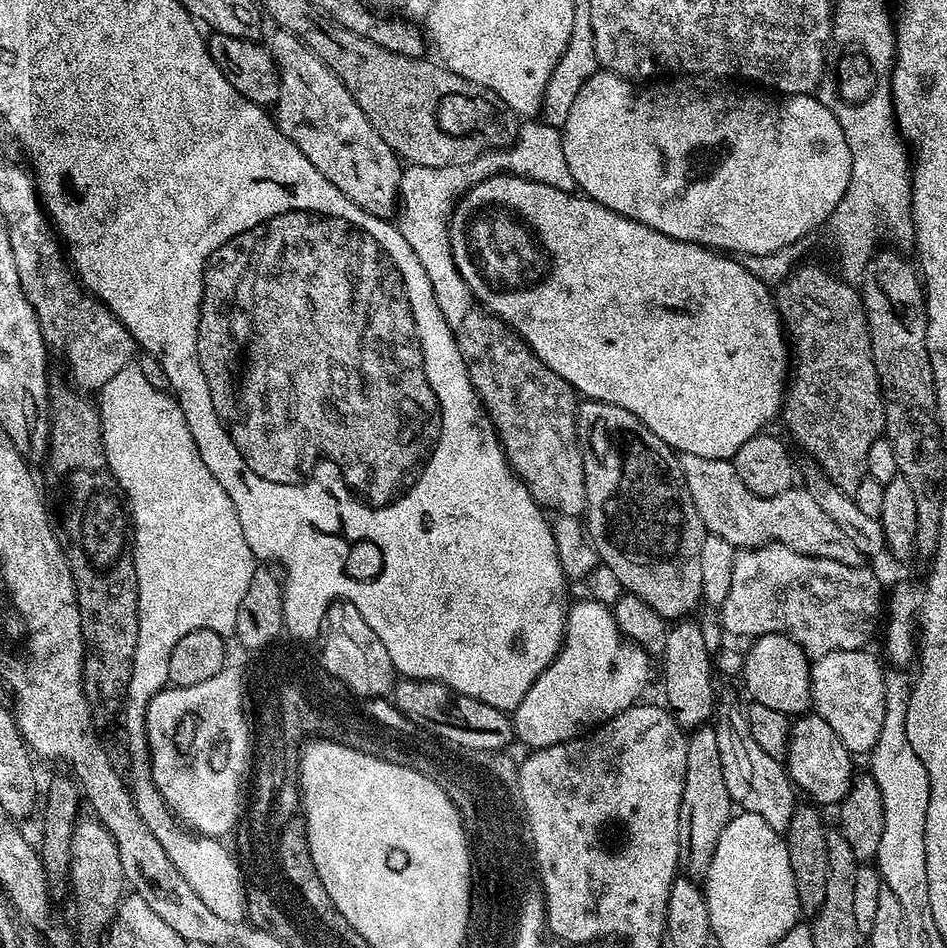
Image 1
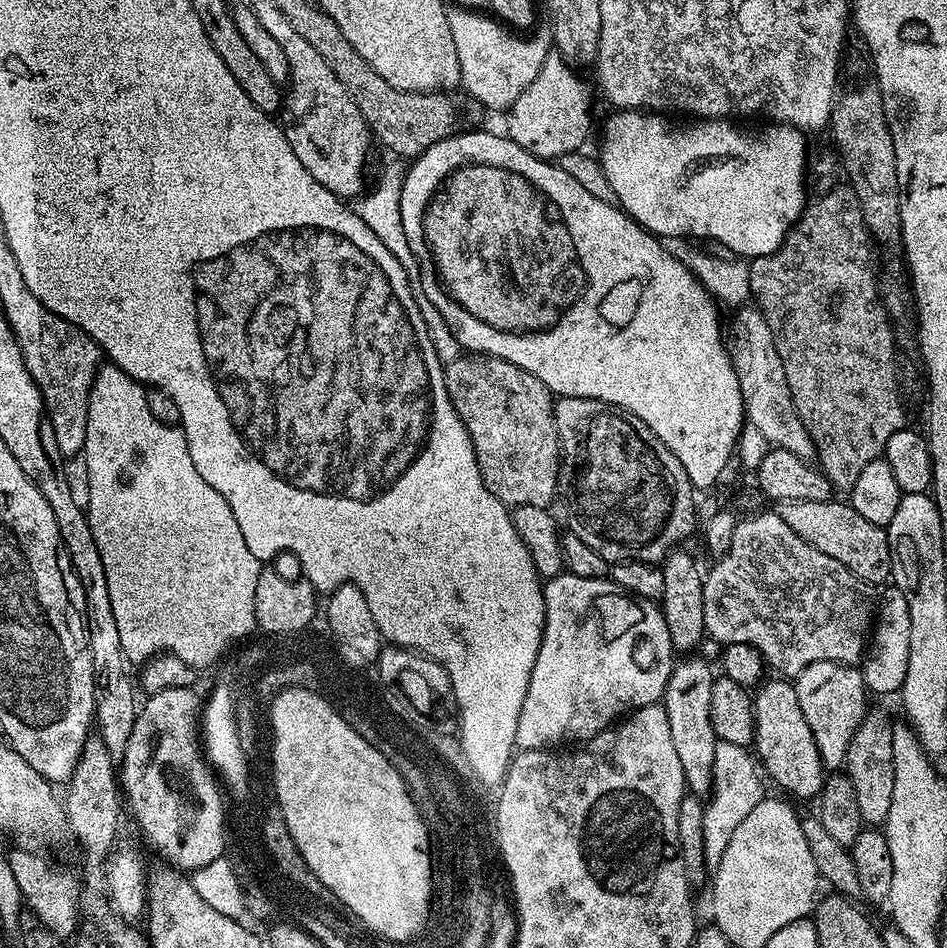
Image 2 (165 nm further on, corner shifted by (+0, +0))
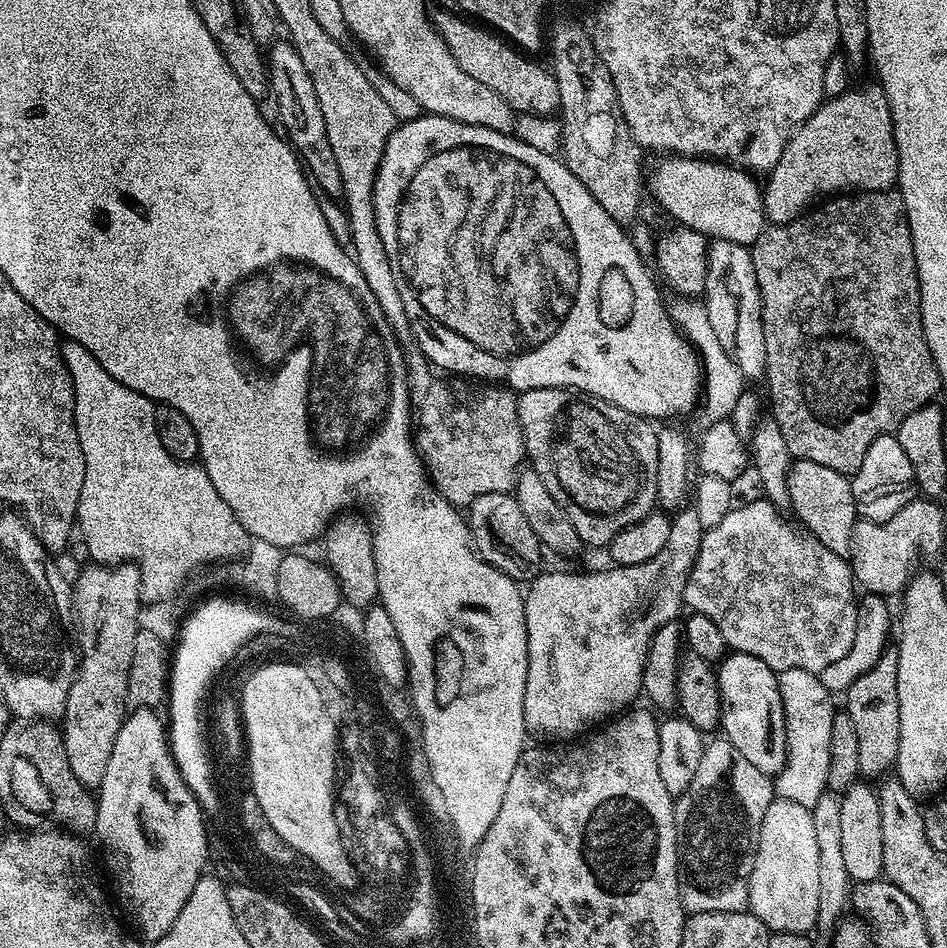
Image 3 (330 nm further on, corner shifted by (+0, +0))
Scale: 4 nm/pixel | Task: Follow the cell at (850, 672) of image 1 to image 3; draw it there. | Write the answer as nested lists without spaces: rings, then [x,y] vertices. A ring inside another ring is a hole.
[[[791,668],[779,673],[782,710],[786,722],[786,762],[774,777],[774,792],[779,799],[798,802],[809,810],[828,787],[830,774],[830,730],[838,708],[832,705],[833,693],[828,692],[815,672]]]

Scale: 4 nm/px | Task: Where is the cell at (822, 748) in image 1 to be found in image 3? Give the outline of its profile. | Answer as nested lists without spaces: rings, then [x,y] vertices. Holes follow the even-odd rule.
[[[729,651],[718,665],[716,681],[722,702],[720,728],[723,739],[730,741],[734,750],[762,770],[762,774],[775,777],[786,762],[786,722],[776,669],[766,666],[762,658],[754,658],[754,654]]]

